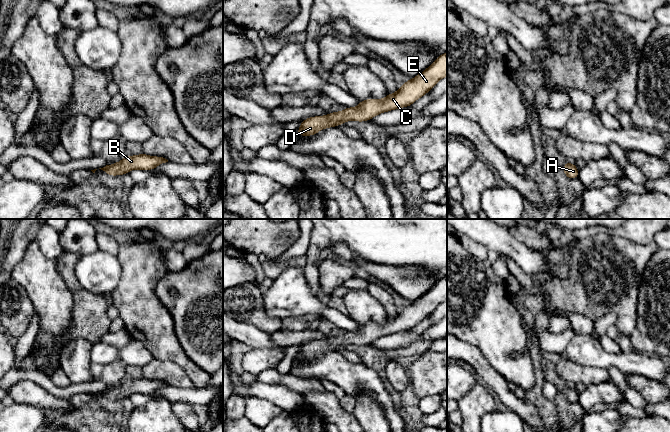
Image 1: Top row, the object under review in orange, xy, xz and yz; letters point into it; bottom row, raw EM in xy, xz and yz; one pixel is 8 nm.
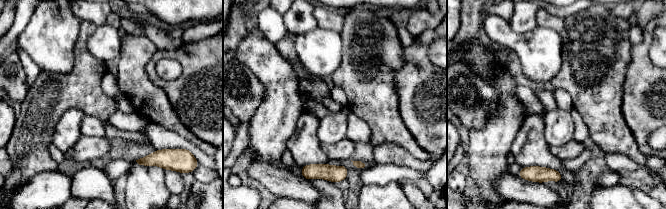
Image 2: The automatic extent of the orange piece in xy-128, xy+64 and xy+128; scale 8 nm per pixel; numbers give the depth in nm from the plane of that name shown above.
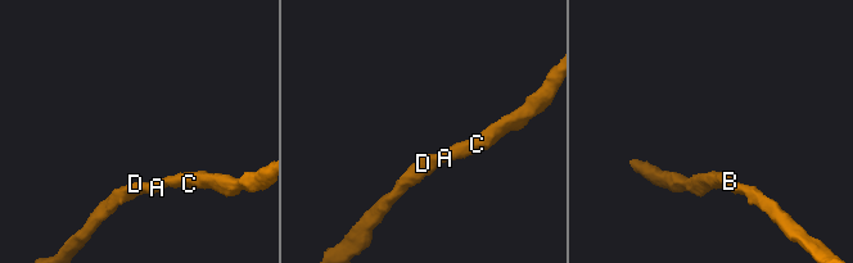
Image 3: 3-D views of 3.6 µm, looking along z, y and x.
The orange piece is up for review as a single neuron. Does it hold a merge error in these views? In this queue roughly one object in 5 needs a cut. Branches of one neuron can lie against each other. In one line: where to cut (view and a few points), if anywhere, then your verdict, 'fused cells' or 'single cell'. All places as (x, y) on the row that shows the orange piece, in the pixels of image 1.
no cut | single cell

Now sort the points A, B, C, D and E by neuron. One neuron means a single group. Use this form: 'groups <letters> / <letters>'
groups A B C D E

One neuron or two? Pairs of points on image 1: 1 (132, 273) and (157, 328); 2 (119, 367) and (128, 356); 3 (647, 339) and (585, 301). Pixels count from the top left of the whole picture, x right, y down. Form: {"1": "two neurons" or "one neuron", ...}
{"1": "one neuron", "2": "two neurons", "3": "two neurons"}

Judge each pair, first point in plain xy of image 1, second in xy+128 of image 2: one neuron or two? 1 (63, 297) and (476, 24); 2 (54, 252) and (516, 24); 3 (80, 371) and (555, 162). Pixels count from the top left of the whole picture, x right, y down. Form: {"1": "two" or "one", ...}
{"1": "two", "2": "two", "3": "one"}

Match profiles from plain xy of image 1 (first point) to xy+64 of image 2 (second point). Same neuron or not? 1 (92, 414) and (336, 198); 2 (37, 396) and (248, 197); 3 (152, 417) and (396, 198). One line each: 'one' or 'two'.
1: one
2: two
3: one

